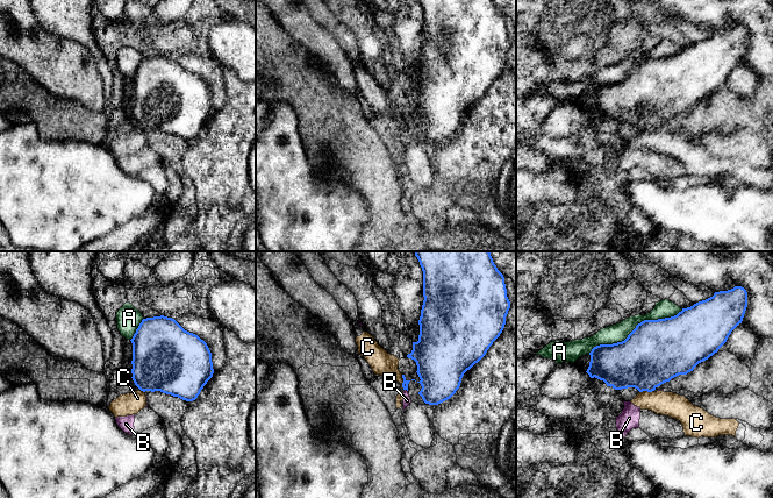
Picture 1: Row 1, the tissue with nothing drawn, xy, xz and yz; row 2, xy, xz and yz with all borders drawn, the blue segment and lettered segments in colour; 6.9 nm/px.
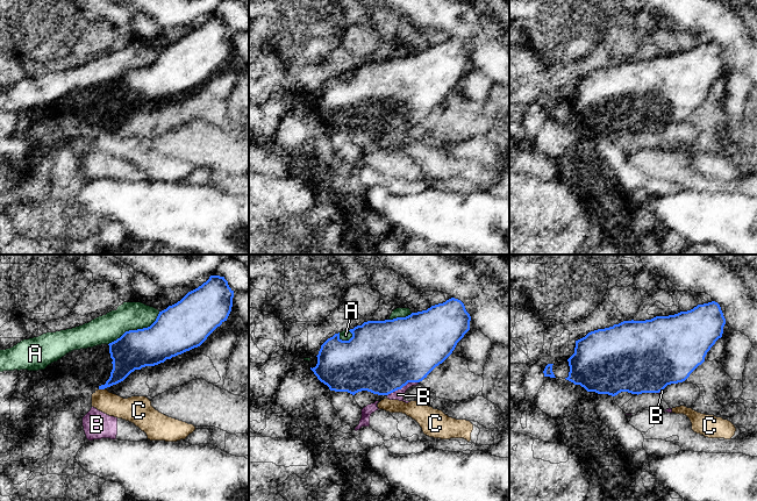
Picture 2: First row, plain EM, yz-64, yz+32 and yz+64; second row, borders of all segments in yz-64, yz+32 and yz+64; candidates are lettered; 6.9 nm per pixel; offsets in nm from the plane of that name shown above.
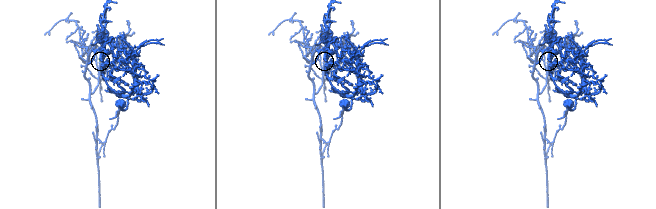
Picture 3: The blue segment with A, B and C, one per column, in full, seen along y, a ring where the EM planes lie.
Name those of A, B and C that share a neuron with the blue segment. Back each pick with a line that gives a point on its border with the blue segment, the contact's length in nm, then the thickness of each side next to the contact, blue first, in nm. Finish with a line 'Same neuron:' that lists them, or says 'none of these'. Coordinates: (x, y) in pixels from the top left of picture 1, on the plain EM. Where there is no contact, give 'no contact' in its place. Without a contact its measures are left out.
Same neuron: none of these

